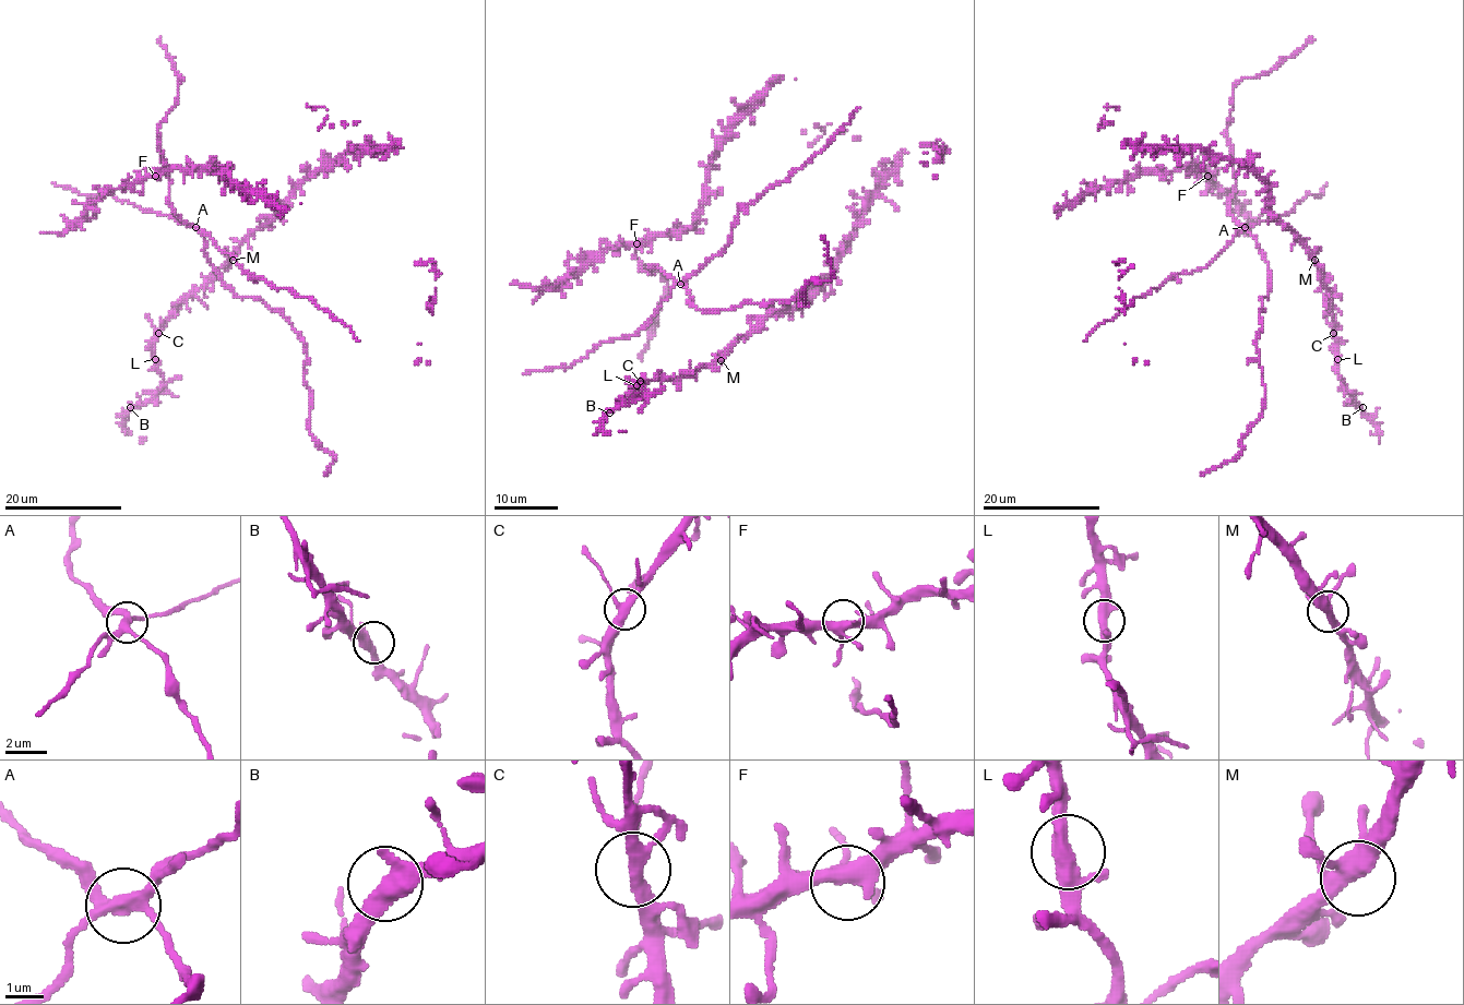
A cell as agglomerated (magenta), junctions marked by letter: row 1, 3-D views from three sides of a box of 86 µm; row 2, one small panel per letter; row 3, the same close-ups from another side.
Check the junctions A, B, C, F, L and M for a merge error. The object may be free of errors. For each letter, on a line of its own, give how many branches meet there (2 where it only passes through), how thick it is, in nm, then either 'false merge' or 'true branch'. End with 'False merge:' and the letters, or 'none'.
A: 4 | 320 nm | false merge
B: 3 | 360 nm | true branch
C: 4 | 340 nm | true branch
F: 4 | 380 nm | true branch
L: 3 | 340 nm | true branch
M: 4 | 360 nm | true branch
False merge: A

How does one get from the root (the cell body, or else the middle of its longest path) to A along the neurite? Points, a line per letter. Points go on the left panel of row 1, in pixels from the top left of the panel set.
A: (221, 274), (205, 252), (203, 235), (194, 227)

